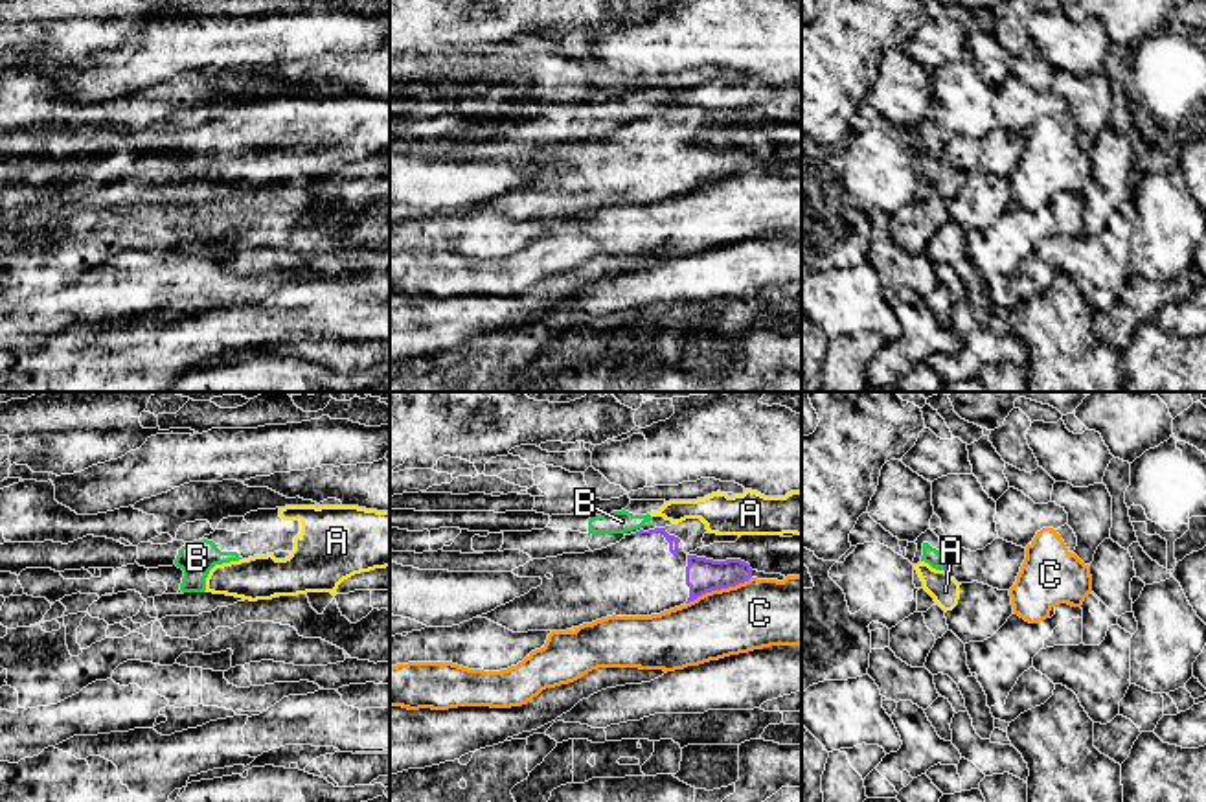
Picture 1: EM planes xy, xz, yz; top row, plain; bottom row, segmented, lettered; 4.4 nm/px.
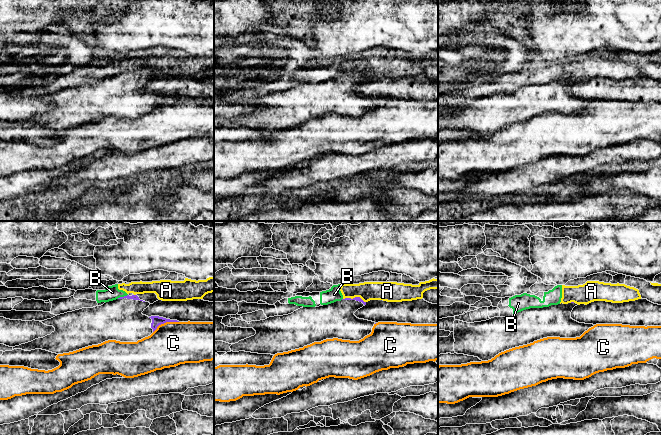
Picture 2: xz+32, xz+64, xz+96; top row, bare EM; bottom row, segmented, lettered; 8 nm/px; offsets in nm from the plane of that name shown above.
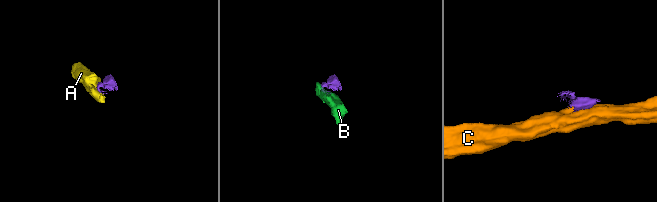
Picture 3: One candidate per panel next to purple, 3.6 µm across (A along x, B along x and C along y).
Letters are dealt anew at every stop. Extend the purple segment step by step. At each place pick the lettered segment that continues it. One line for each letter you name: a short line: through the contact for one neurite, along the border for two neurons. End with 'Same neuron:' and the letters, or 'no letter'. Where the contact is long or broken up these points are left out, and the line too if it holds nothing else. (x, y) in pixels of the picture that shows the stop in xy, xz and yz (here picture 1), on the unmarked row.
Same neuron: no letter

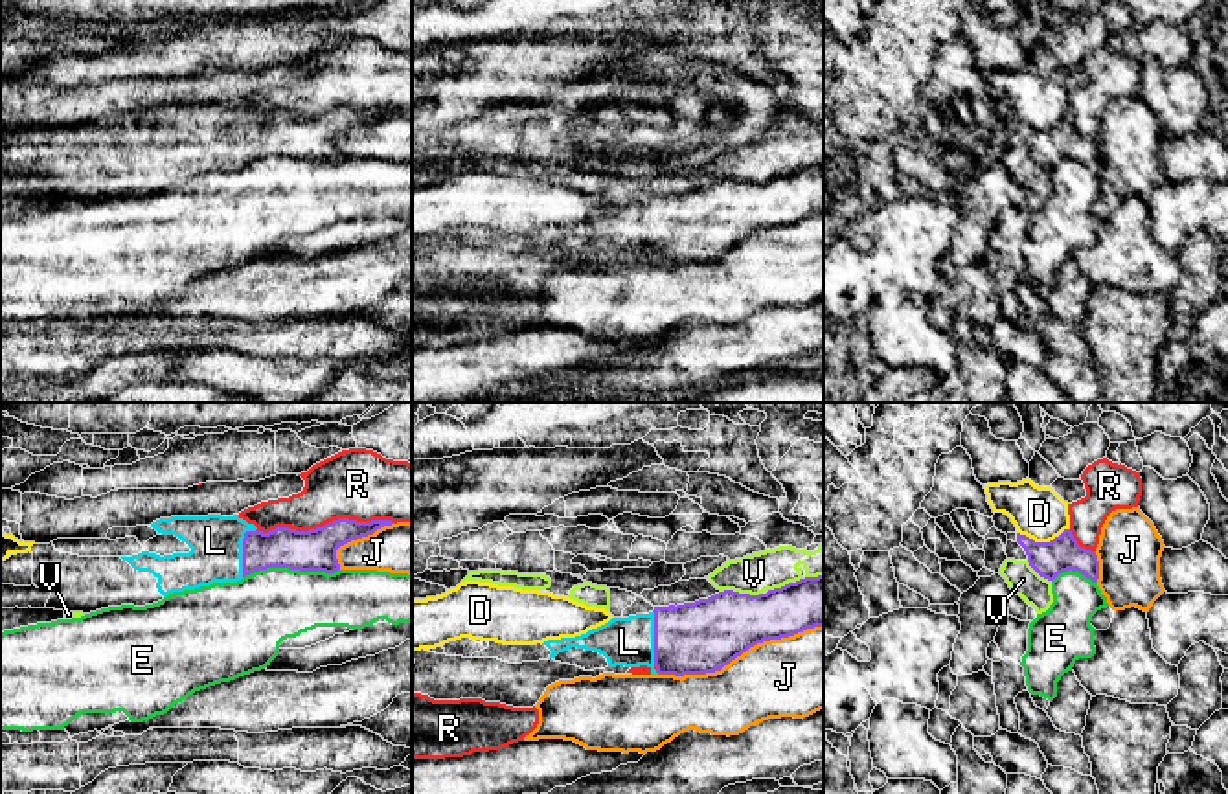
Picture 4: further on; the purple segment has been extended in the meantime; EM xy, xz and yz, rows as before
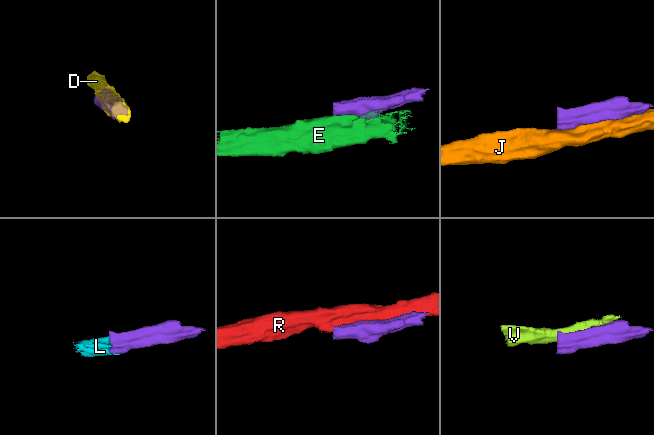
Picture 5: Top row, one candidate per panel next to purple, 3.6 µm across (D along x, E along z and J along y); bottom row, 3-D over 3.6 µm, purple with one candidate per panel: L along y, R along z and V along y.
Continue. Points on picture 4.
L: xy (280, 136), (243, 138), (223, 136), (216, 129)
Same neuron: L

